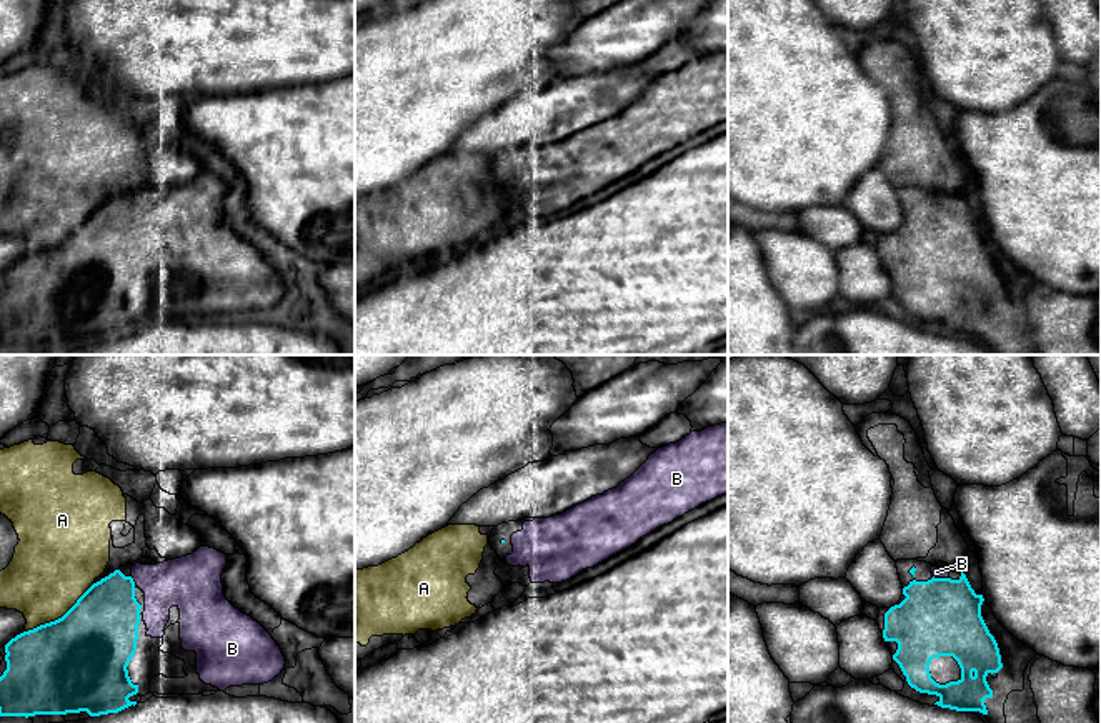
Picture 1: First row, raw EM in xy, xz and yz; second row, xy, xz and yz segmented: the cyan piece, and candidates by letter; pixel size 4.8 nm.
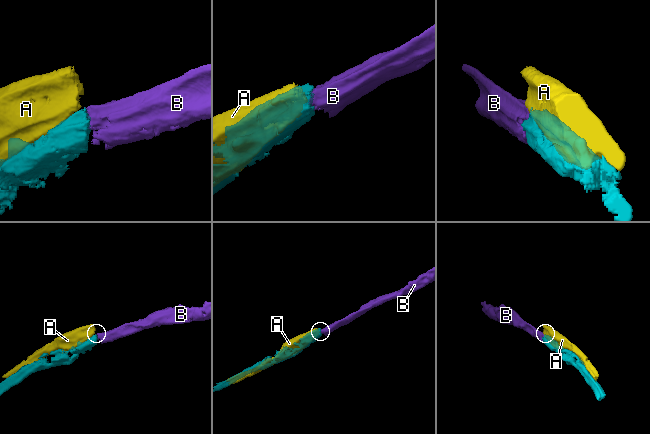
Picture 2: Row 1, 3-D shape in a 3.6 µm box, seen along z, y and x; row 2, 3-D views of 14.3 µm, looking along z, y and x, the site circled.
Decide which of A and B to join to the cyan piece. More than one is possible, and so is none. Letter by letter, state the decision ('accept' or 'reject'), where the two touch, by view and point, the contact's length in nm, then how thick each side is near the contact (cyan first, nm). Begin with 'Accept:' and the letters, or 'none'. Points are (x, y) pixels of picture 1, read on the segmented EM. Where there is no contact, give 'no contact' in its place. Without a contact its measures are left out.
Accept: B
A: reject; meets cyan in xy at (59, 618); contact 400 nm long; 460 nm thick on the cyan side, 380 nm on the other
B: accept; meets cyan in yz at (941, 578); contact 80 nm long; 380 nm thick on the cyan side, 50 nm on the other

